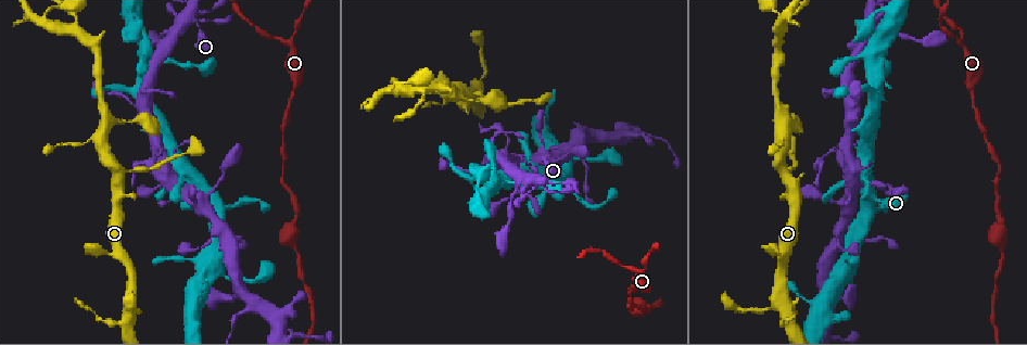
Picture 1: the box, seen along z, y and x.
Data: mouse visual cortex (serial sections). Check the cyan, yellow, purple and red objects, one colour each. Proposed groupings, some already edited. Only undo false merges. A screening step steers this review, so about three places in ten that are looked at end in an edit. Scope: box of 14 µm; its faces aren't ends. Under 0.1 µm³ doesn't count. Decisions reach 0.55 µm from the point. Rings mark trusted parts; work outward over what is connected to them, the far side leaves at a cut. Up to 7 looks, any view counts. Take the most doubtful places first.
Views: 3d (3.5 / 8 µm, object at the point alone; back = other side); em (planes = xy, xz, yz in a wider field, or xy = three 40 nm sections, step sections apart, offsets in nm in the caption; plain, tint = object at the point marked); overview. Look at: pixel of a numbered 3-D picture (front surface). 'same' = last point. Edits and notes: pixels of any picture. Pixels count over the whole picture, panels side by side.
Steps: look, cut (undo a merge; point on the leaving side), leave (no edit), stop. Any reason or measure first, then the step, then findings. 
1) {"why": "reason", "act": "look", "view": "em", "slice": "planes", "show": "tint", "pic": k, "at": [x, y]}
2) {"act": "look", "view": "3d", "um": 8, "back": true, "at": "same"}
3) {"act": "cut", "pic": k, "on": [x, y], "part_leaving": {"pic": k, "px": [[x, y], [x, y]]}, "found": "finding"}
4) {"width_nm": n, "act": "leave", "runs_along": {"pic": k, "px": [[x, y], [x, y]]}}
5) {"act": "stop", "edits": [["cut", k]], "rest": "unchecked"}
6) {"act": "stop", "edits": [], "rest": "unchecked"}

{"why": "abrupt turn", "act": "look", "view": "3d", "um": 3.5, "pic": 1, "at": [464, 96]}

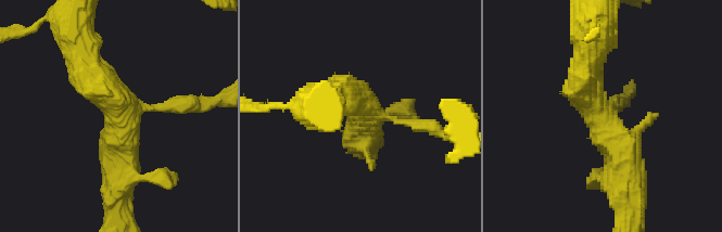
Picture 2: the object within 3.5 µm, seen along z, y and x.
{"arms": 3, "arm_widths_nm": [150, 400, 500], "act": "look", "view": "em", "slice": "planes", "show": "tint", "pic": 2, "at": [363, 113]}

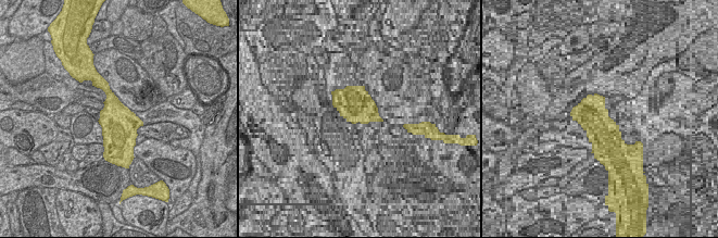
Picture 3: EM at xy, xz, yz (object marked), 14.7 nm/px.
{"act": "leave", "runs_along": {"pic": 2, "px": [[121, 178], [121, 112], [80, 54]]}, "found": "one cell here"}

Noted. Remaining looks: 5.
{"why": "arms part here", "act": "look", "view": "3d", "um": 3.5, "pic": 1, "at": [423, 89]}

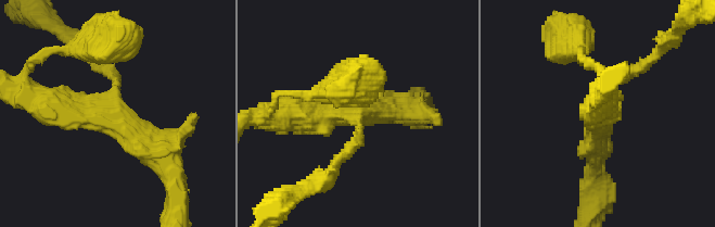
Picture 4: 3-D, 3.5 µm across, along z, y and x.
{"arms": 3, "arm_widths_nm": [150, 350, 400], "act": "look", "view": "em", "slice": "xy", "step": 3, "show": "plain", "pic": 4, "at": [114, 114]}

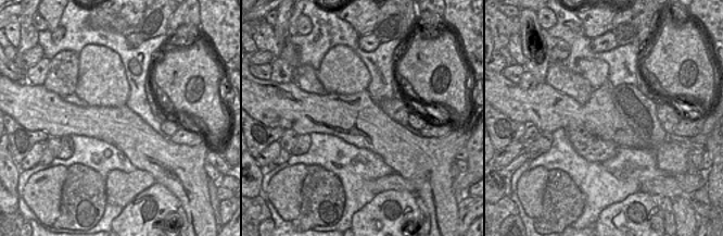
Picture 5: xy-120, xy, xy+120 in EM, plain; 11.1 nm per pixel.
{"act": "look", "view": "em", "slice": "xy", "step": 3, "show": "tint", "at": "same"}

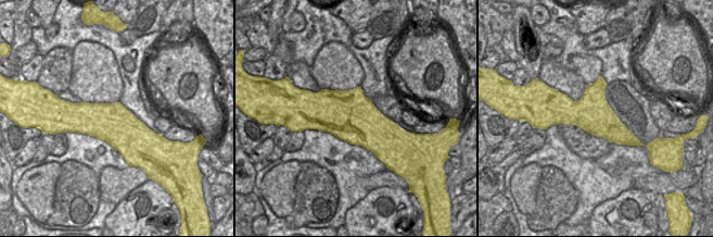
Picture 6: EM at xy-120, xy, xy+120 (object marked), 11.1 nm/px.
{"act": "leave", "runs_along": {"pic": 4, "px": [[170, 168], [114, 114], [40, 101]]}, "found": "one cell here"}

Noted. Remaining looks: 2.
{"why": "a narrow waist", "act": "look", "view": "3d", "um": 8, "pic": 1, "at": [791, 153]}

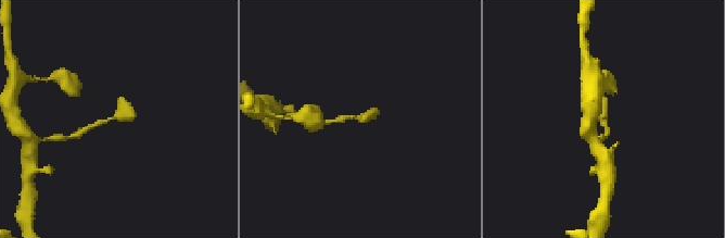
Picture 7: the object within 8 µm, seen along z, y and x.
{"act": "look", "view": "em", "slice": "xy", "step": 3, "show": "tint", "pic": 7, "at": [602, 118]}

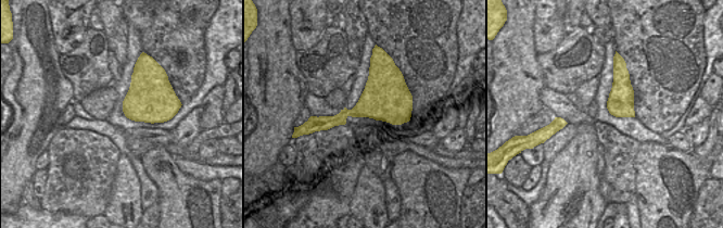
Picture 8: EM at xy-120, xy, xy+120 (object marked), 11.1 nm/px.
{"act": "leave", "runs_along": {"pic": 7, "px": [[84, 129], [118, 114], [136, 114]]}, "found": "continuous, no second cell"}

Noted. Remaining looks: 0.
{"act": "stop", "edits": [], "rest": "unchecked"}

